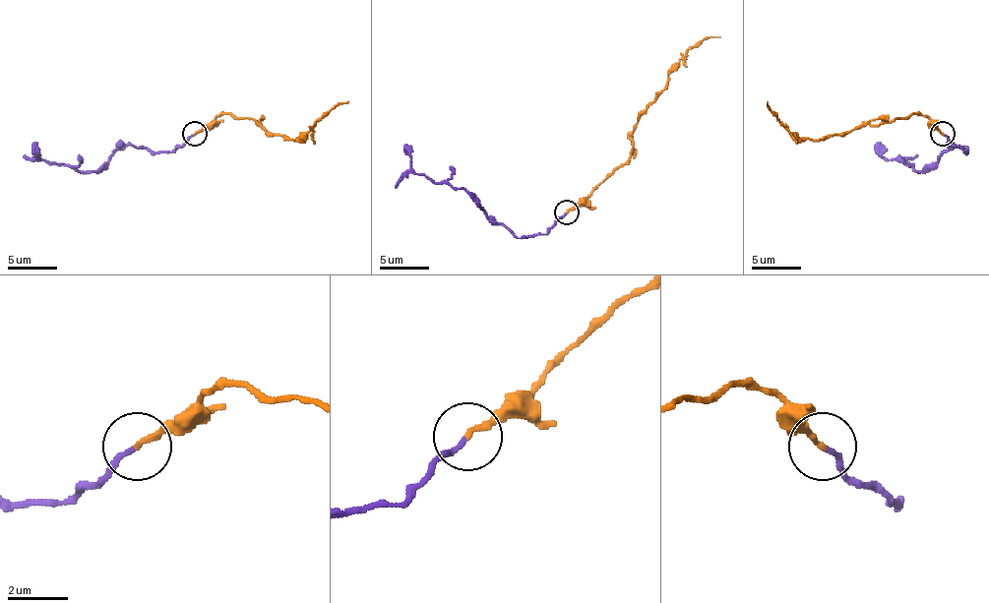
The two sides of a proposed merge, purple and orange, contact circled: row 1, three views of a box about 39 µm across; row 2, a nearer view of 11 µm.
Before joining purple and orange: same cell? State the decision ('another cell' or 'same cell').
another cell

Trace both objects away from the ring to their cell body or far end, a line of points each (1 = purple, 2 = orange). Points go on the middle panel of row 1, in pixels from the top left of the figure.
1: (565, 211), (545, 233), (516, 238), (493, 221), (466, 192), (417, 174), (412, 157), (404, 148)
2: (568, 211), (622, 164), (632, 150), (632, 130), (639, 115), (666, 86), (671, 68), (703, 38), (720, 36)

